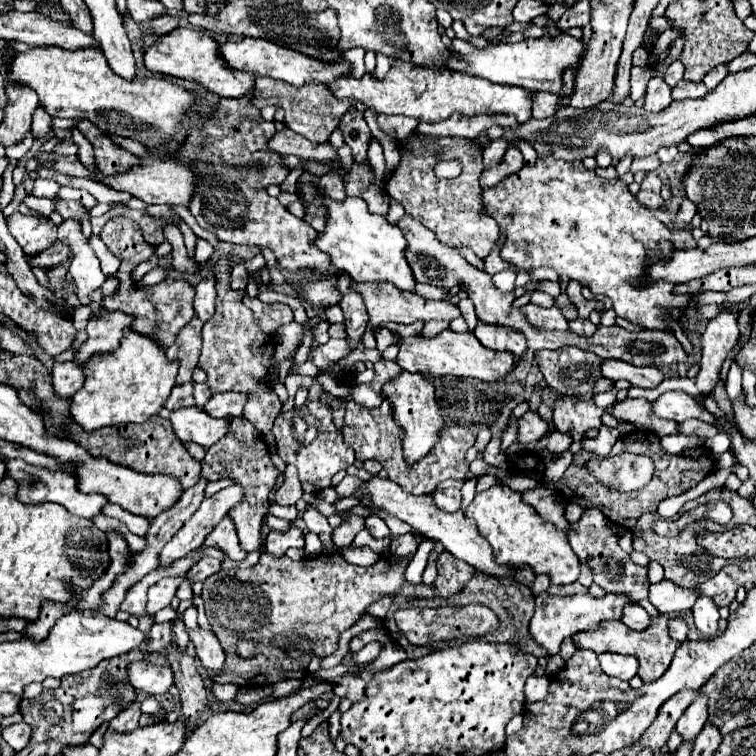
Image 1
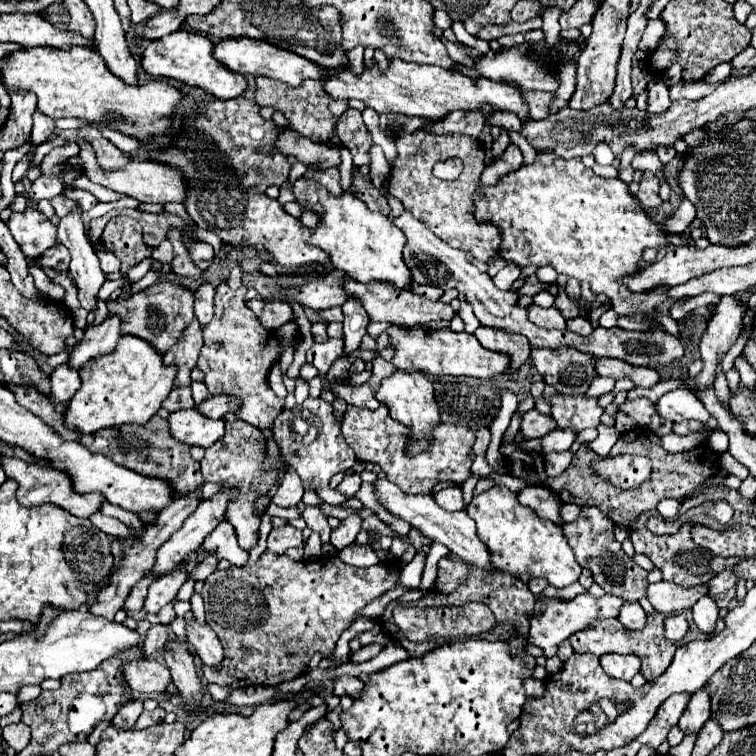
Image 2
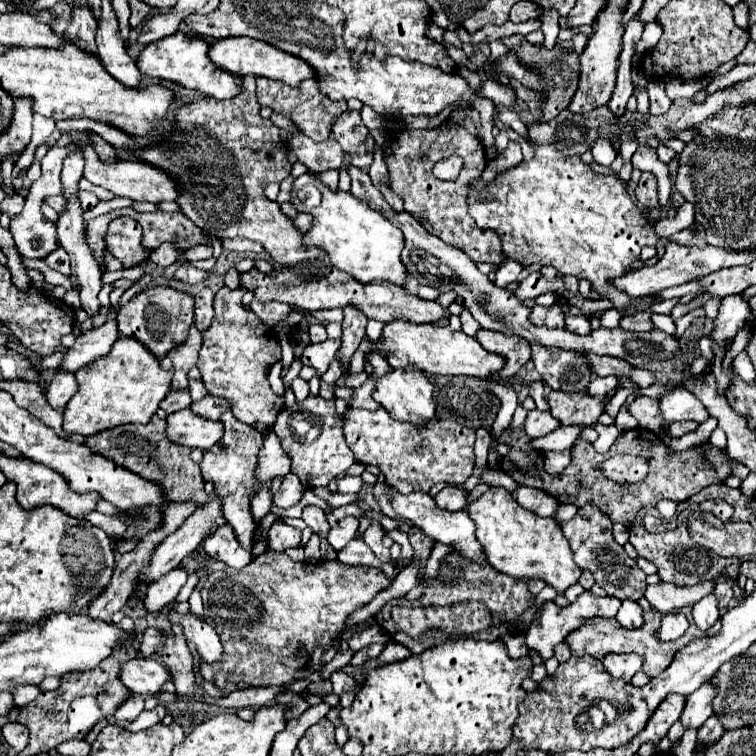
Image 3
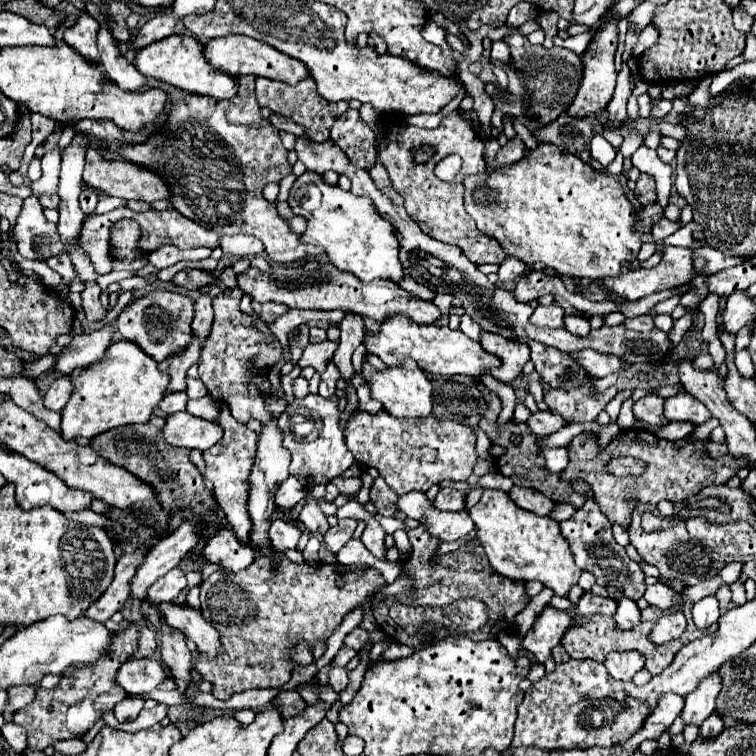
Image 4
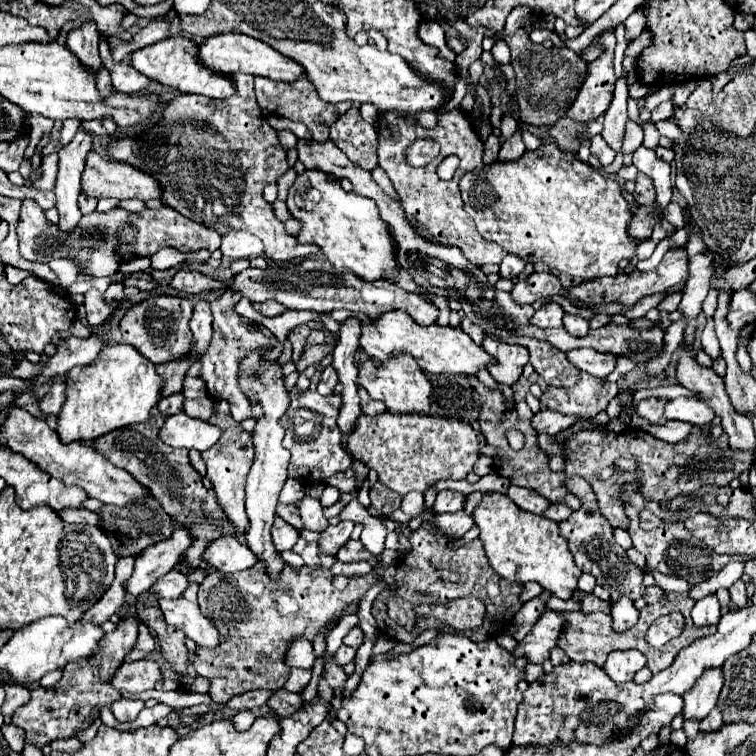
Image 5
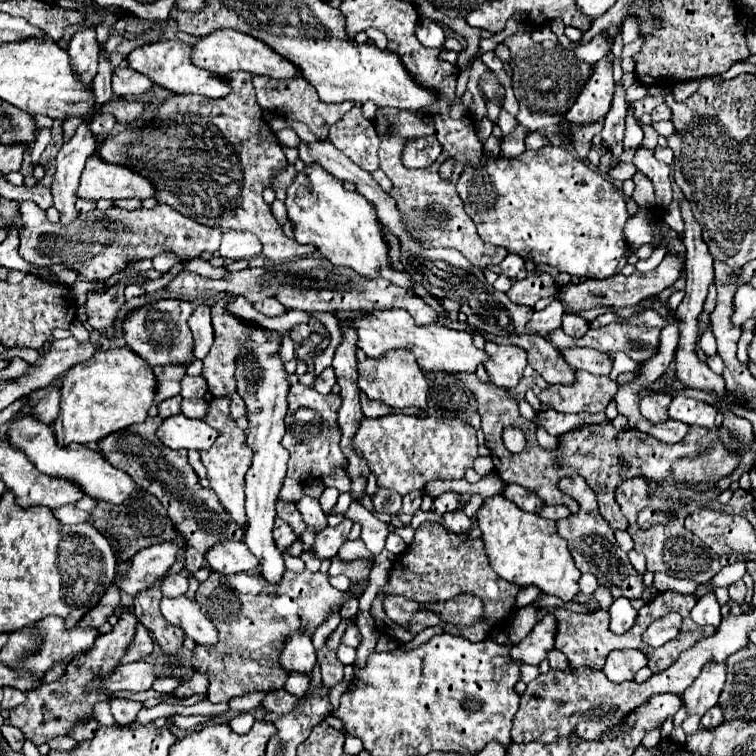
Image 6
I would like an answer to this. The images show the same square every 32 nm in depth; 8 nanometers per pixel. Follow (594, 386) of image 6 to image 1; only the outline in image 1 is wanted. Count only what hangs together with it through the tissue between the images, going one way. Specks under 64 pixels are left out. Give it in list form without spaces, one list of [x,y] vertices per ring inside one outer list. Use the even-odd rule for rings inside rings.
[[[558,398],[554,406],[554,424],[558,432],[572,436],[572,442],[582,442],[588,430],[598,430],[602,426],[602,408],[596,408],[594,402],[574,402],[570,398]]]

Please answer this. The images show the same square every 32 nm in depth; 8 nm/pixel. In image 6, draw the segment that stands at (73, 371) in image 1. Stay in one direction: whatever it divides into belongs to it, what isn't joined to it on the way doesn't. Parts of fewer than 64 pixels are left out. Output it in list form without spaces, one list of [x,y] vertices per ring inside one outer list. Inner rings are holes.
[[[52,388],[48,396],[44,396],[36,406],[34,406],[34,418],[40,422],[50,424],[60,412],[60,388]]]

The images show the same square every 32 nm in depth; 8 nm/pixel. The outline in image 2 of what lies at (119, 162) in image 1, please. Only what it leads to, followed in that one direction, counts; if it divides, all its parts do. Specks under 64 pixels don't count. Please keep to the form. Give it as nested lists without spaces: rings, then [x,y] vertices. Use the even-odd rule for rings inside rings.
[[[82,126],[80,128],[80,134],[92,144],[92,148],[94,148],[94,152],[96,152],[96,158],[98,158],[98,164],[102,166],[102,168],[122,168],[124,164],[130,164],[132,162],[132,158],[126,154],[126,152],[122,152],[122,150],[118,150],[110,140],[106,140],[96,128],[92,128],[92,126]]]

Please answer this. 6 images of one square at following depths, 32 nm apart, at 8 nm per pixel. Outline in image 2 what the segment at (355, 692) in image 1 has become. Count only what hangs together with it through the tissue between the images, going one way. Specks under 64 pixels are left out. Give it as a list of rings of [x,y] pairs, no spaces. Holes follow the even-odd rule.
[[[342,676],[336,684],[334,684],[334,694],[336,696],[358,696],[364,688],[364,682],[360,682],[358,678],[348,678]],[[346,678],[346,680],[344,680]]]

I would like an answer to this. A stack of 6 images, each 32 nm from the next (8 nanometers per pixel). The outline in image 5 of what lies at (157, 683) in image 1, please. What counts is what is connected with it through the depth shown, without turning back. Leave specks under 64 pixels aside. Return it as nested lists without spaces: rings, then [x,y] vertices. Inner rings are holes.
[[[136,660],[136,662],[124,662],[116,670],[112,684],[122,692],[140,694],[152,690],[160,680],[162,680],[162,672],[154,660]]]

